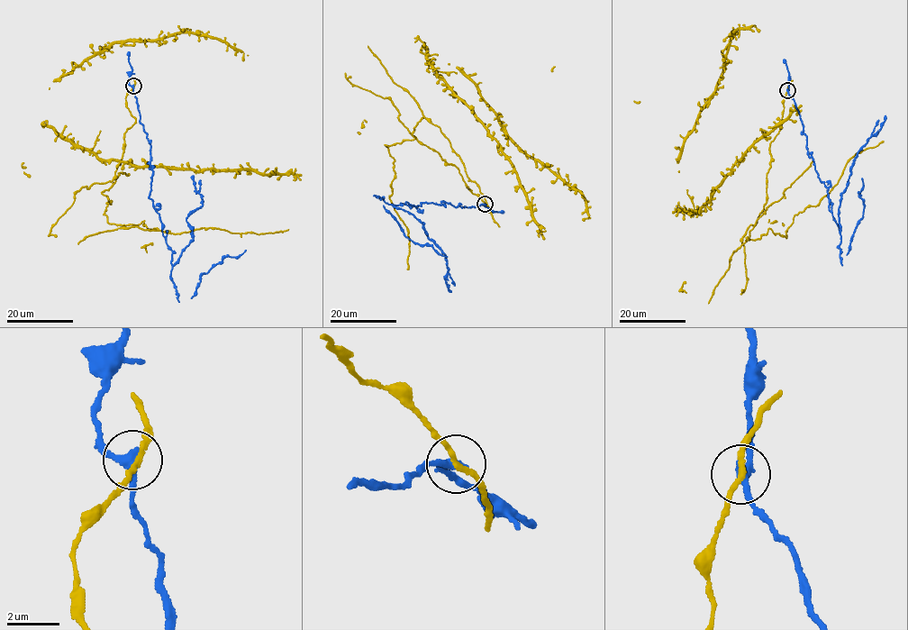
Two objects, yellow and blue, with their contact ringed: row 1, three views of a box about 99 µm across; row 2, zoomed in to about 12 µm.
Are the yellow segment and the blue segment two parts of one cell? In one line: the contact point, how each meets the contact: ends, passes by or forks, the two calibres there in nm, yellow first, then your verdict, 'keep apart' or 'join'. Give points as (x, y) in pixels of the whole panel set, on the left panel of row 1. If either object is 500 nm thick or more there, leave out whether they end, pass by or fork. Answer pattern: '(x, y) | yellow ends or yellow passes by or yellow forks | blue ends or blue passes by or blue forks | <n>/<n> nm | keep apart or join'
(133, 86) | yellow passes by | blue passes by | 190/280 nm | keep apart

